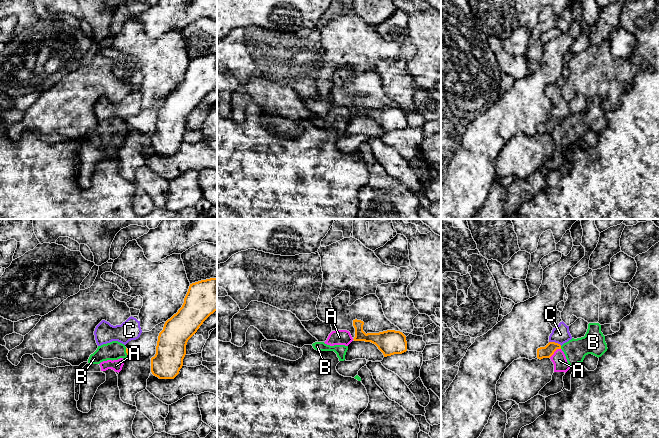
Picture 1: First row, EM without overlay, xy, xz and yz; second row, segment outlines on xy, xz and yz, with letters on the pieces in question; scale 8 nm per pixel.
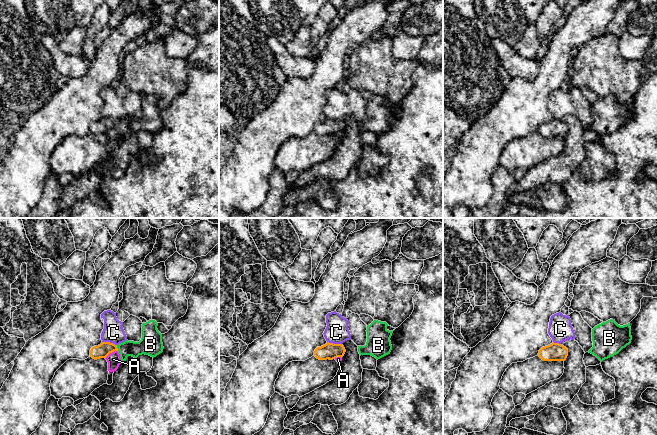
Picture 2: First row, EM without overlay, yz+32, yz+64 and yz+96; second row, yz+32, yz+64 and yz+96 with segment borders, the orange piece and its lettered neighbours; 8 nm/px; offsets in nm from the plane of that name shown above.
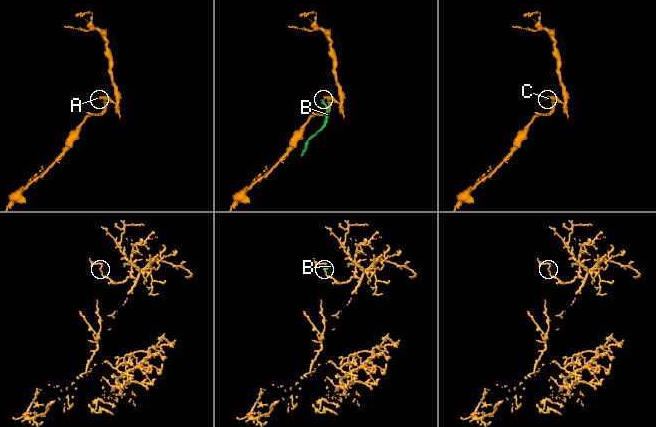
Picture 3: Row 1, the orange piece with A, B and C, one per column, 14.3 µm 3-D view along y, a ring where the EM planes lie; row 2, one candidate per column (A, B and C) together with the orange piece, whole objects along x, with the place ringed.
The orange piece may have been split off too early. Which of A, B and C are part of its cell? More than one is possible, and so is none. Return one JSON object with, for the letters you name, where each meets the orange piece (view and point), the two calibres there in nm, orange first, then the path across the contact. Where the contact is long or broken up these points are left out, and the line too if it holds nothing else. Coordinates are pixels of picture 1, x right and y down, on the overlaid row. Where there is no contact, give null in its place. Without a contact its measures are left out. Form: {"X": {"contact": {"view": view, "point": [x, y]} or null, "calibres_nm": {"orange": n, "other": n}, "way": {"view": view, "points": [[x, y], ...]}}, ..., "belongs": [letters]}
{"belongs": []}

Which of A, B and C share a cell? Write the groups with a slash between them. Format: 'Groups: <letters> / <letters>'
Groups: A B / C

